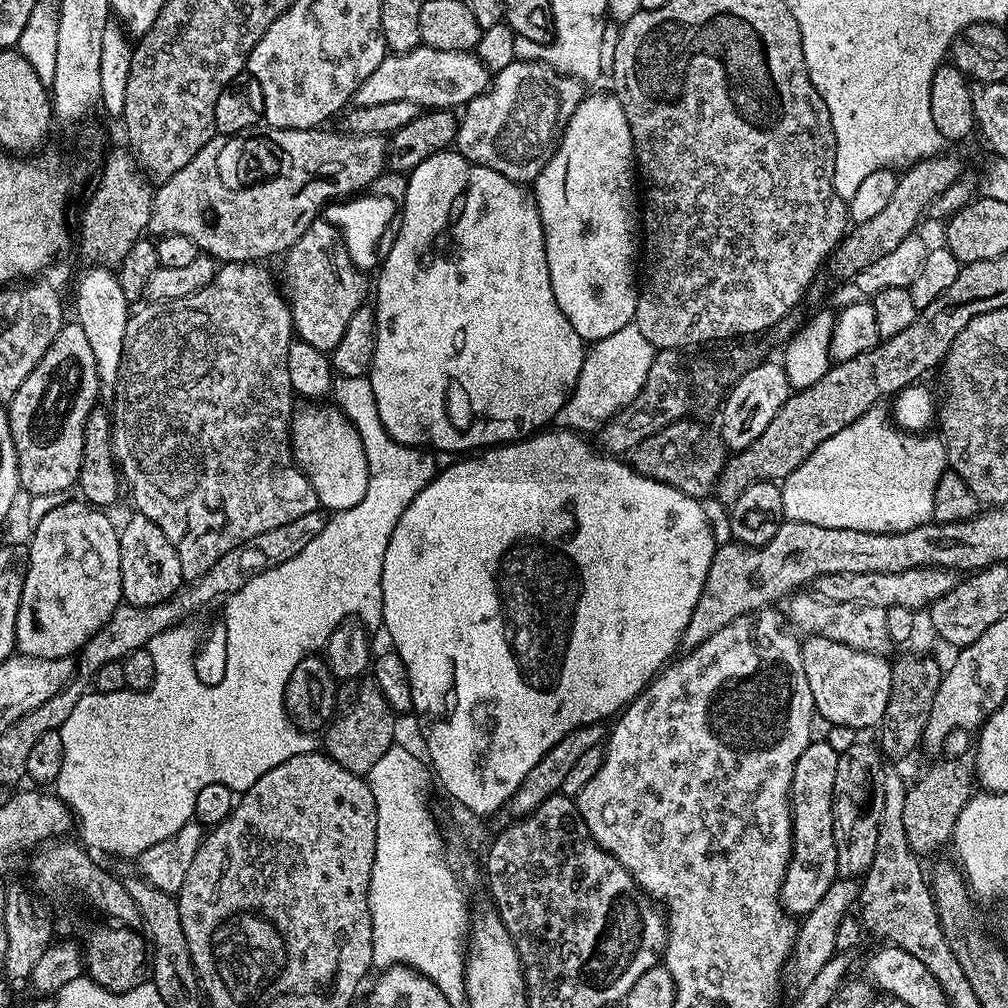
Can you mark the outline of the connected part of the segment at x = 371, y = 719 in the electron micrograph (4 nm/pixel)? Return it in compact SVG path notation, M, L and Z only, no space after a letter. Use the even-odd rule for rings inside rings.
M368 678L360 685L356 705L341 716L344 716L341 720L339 718L333 719L327 725L328 737L322 740L326 755L346 770L357 774L366 774L382 758L386 750L392 748L397 739L397 713L393 712L390 702L386 702L382 690L378 690L375 680Z

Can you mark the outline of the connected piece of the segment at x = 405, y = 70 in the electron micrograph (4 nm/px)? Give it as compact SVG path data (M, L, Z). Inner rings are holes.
M421 46L409 52L385 55L384 60L378 62L378 70L374 70L374 74L370 74L370 78L358 86L354 100L359 106L379 106L382 102L414 102L424 110L456 110L478 98L489 83L490 72L475 51L455 52Z

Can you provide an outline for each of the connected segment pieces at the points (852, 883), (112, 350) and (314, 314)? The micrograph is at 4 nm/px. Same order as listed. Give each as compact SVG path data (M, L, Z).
M838 878L826 890L825 896L818 901L818 906L810 910L807 916L799 921L796 930L796 941L792 947L792 955L788 957L786 965L786 980L796 984L797 989L802 989L810 982L814 982L814 977L818 975L818 970L826 966L833 956L837 955L836 936L838 926L842 923L842 918L846 918L857 907L860 899L861 881L856 878Z
M88 266L76 284L75 323L82 326L86 338L90 341L90 350L94 353L94 362L98 362L100 379L100 400L110 402L116 397L118 370L122 360L122 346L126 338L126 326L130 315L130 302L122 294L120 277L111 268Z
M317 218L308 227L283 260L284 280L288 283L286 299L288 309L292 311L295 335L322 353L332 353L334 346L342 340L342 334L346 334L354 310L366 302L364 295L370 292L369 277L356 268L339 230L322 218Z

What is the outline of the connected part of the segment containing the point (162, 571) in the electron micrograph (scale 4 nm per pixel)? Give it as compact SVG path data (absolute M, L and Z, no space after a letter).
M139 514L125 522L120 533L120 573L122 574L123 603L133 604L139 608L154 606L158 602L166 602L175 592L180 591L185 583L182 574L182 562L178 562L178 554L174 546L170 546L170 538L150 522L150 518Z

